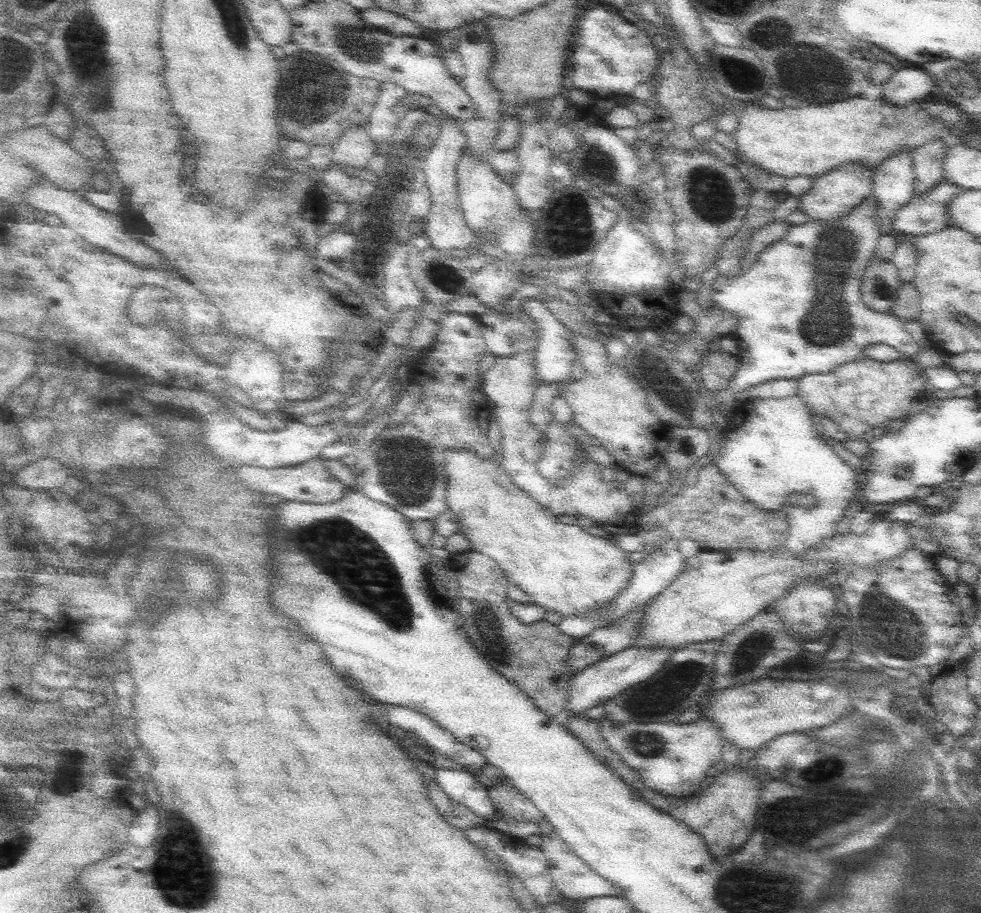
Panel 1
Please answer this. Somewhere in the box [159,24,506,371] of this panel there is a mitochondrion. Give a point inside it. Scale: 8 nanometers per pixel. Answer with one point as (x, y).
(312, 86)

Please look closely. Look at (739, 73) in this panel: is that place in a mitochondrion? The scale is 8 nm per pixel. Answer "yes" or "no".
yes

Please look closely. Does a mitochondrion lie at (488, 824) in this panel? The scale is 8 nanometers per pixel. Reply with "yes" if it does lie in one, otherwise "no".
no

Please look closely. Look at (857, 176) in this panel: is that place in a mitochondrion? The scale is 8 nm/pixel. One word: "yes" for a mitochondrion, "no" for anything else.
no

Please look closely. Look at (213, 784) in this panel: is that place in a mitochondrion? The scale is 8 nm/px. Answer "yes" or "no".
no

